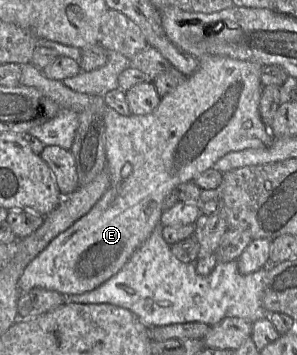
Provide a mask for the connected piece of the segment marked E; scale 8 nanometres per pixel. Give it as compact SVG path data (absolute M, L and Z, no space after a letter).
M209 55L196 59L199 60L196 71L163 96L152 113L127 116L116 113L100 95L76 92L65 86L62 80L46 77L41 69L31 63L21 65L20 84L37 88L61 107L73 109L78 113L87 107L103 108L106 127L106 170L110 176L110 186L87 214L56 236L27 265L18 281L20 292L43 288L68 296L83 294L99 287L126 264L160 223L163 202L175 187L193 181L230 152L265 148L273 143L275 138L262 121L259 112L263 90L260 76L264 66L227 56Z

